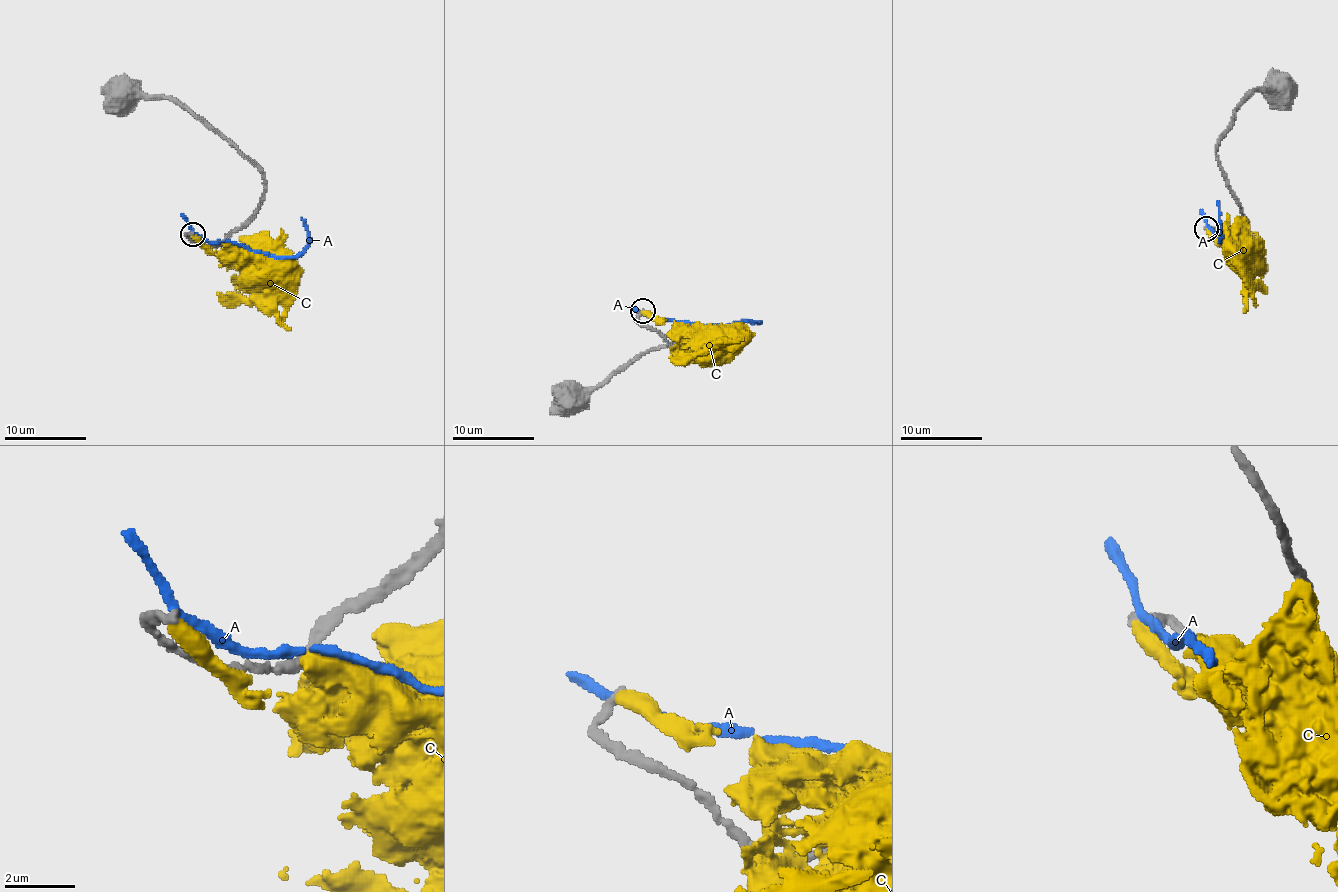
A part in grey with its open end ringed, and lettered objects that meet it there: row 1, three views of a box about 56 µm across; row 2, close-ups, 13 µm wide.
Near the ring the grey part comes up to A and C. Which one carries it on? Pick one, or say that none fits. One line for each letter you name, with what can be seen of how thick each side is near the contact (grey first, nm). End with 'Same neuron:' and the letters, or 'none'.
Same neuron: none

